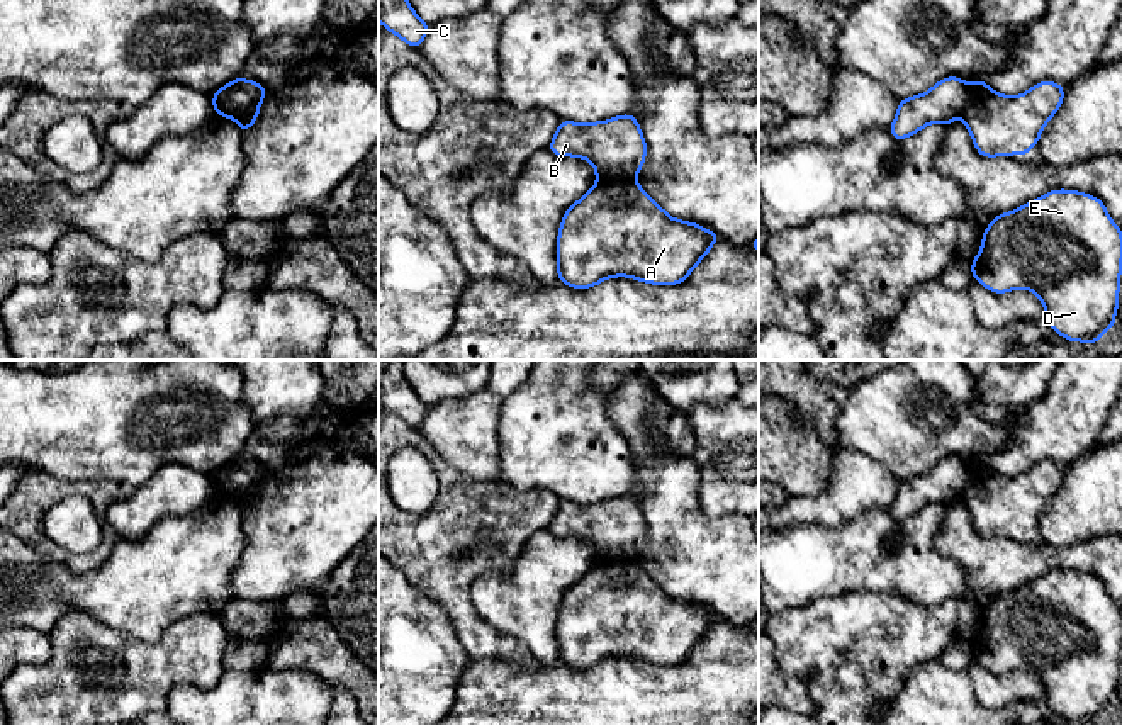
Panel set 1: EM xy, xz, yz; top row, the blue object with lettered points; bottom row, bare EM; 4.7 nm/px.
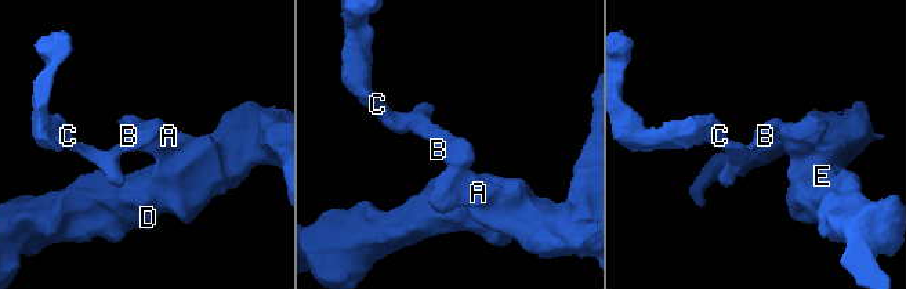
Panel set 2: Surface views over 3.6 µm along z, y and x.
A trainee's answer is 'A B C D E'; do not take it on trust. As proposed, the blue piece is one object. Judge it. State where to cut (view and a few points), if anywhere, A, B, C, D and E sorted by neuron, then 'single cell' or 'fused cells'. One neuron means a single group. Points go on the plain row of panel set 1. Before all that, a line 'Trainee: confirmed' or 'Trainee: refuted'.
Trainee: refuted
cut xy (213, 474), (219, 479), (224, 491), (246, 491), (258, 484); groups A D E / B C; fused cells

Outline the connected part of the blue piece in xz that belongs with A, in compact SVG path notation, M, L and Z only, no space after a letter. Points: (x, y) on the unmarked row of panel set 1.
M597 562L564 594L558 662L574 669L611 657L681 664L720 620L701 604L670 598L637 562Z

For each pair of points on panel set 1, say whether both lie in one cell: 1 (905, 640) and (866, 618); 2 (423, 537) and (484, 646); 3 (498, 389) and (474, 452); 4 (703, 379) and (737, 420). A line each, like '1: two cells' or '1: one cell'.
1: one cell
2: one cell
3: one cell
4: two cells

